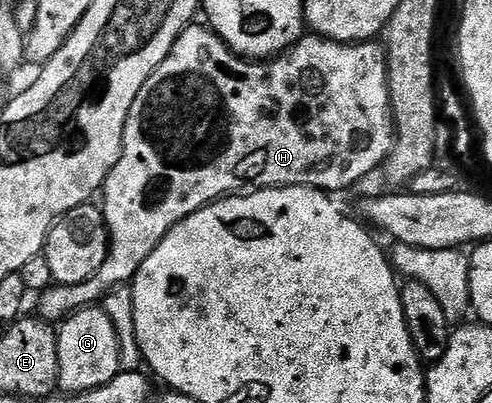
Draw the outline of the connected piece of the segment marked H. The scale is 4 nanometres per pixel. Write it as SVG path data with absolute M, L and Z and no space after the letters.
M191 25L183 29L178 40L172 45L168 57L160 61L160 65L144 81L144 89L136 93L136 101L132 101L132 109L128 113L128 121L124 125L124 141L122 142L122 156L120 161L112 169L112 173L106 175L106 184L100 192L100 206L102 216L106 222L106 228L110 234L110 252L104 257L104 265L88 277L80 285L51 285L41 292L37 314L42 320L51 325L61 324L63 319L75 315L85 307L101 304L102 298L116 285L129 284L136 277L140 265L148 261L148 257L164 241L164 237L180 221L184 221L192 213L196 213L201 207L206 207L231 193L238 193L247 183L247 188L261 189L263 187L312 187L327 193L342 191L353 183L361 181L365 175L370 175L374 170L385 164L390 156L390 150L394 147L396 128L394 125L394 111L390 108L390 72L386 70L385 50L374 51L374 43L337 43L326 39L322 35L313 33L303 34L294 46L289 47L281 55L275 55L273 59L265 61L251 61L243 56L235 55L229 47L223 43L222 38L215 35L209 26Z

